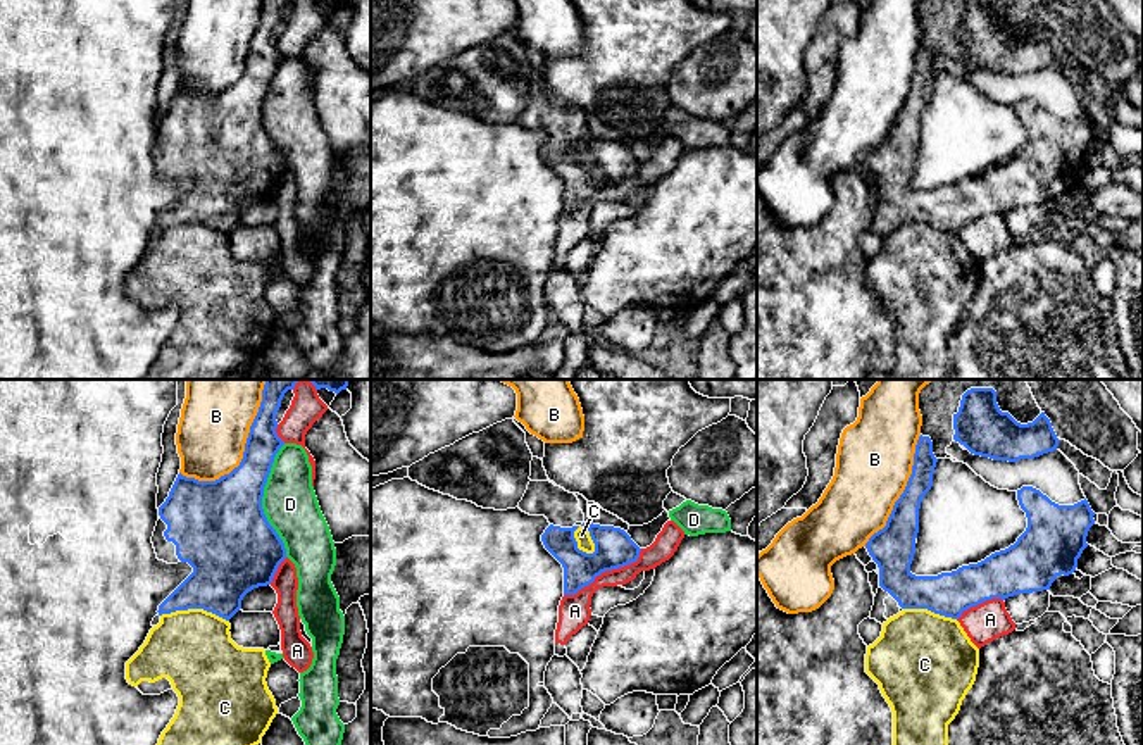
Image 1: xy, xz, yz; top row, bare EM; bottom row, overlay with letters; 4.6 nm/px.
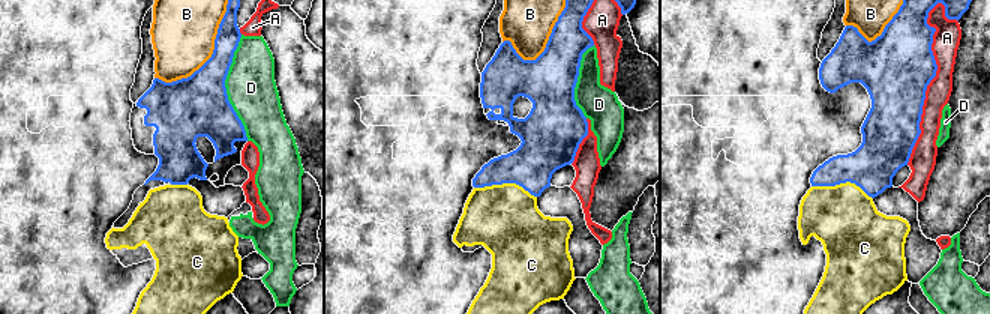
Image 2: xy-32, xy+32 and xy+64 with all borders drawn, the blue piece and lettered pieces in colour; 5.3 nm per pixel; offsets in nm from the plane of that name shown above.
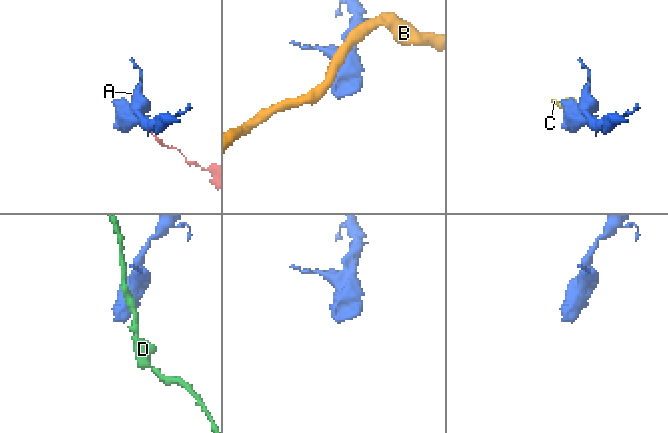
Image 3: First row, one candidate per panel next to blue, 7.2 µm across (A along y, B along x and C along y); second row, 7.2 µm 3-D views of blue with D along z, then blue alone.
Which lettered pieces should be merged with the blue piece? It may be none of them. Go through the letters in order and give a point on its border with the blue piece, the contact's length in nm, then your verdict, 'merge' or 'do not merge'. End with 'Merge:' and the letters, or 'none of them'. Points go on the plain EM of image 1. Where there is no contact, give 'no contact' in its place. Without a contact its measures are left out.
A: xz (605, 183) | 420 nm | do not merge
B: xy (243, 68) | 550 nm | do not merge
C: xy (195, 221) | 320 nm | do not merge
D: xy (261, 114) | 550 nm | do not merge
Merge: none of them

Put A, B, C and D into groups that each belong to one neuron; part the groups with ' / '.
A / B / C / D

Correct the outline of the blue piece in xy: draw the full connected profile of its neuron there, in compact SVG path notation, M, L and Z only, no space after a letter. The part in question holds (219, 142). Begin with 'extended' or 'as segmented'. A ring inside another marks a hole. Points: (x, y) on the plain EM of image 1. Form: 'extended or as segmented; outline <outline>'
extended; outline M264 0L243 72L229 88L215 95L178 88L169 110L159 121L152 157L159 174L188 176L193 186L159 219L159 229L203 222L229 235L241 222L241 214L248 205L272 197L279 178L286 172L286 162L264 128L262 110L274 71L284 59L276 47L276 26L284 7L293 2Z

